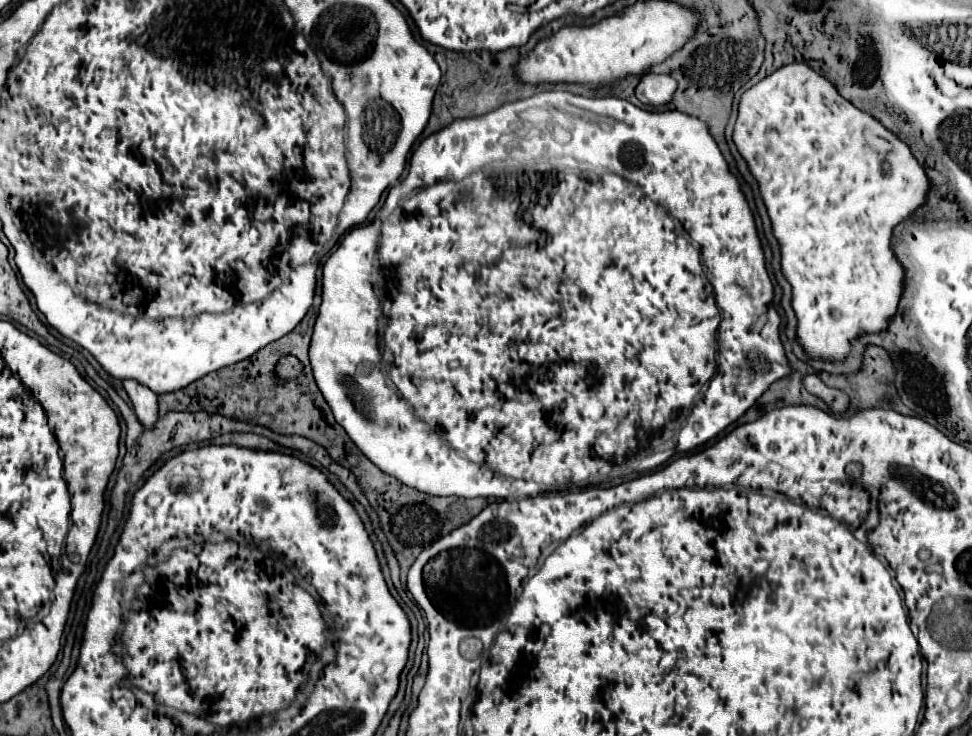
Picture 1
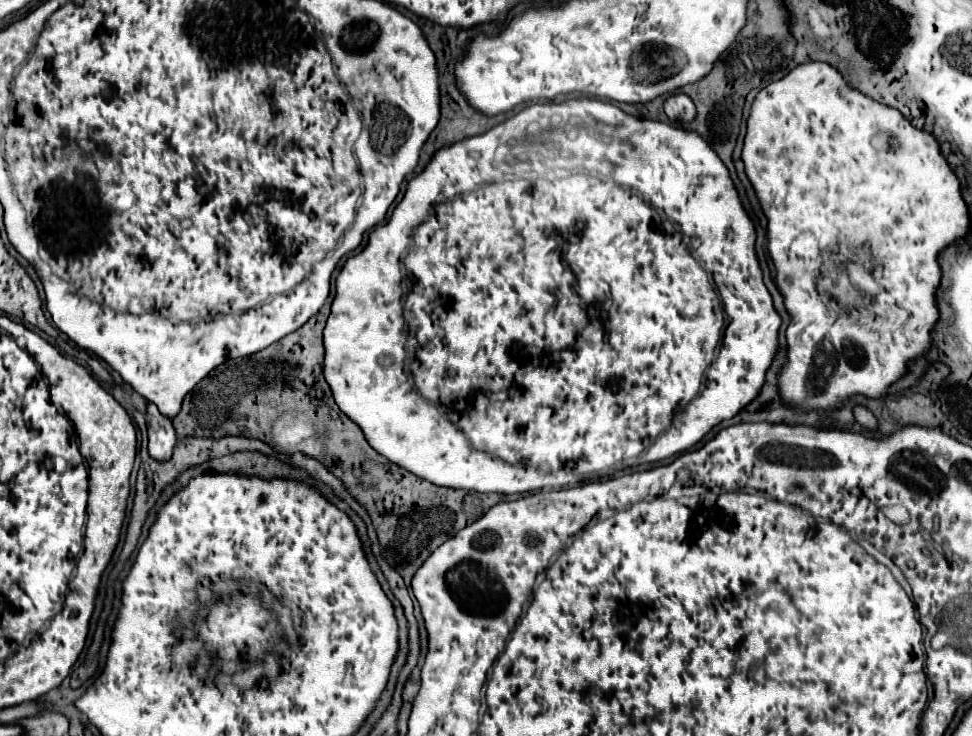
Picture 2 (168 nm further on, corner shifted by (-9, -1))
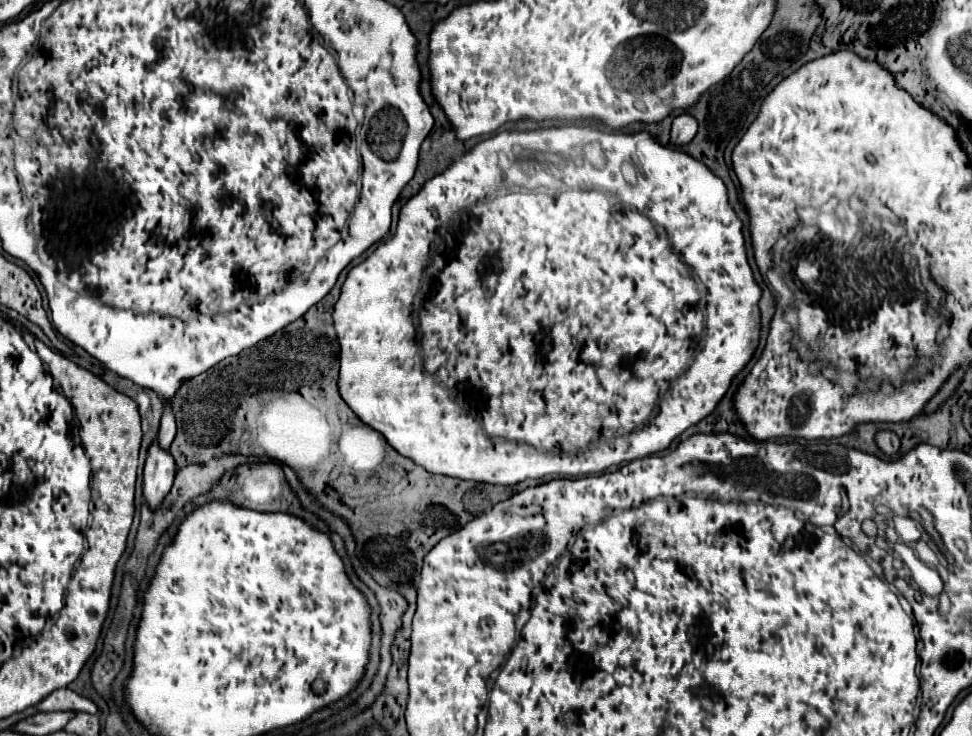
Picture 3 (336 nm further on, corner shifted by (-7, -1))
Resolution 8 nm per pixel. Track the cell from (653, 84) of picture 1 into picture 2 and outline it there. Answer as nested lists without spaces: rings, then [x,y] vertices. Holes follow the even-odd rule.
[[[671,94],[663,104],[671,122],[691,122],[695,118],[695,104],[685,94]]]

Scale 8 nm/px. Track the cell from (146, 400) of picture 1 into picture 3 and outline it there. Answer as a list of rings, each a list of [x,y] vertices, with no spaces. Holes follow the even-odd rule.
[[[151,444],[149,456],[145,462],[145,472],[143,472],[143,496],[145,504],[155,512],[167,492],[171,490],[175,478],[175,460],[169,452],[163,452],[159,444]]]

